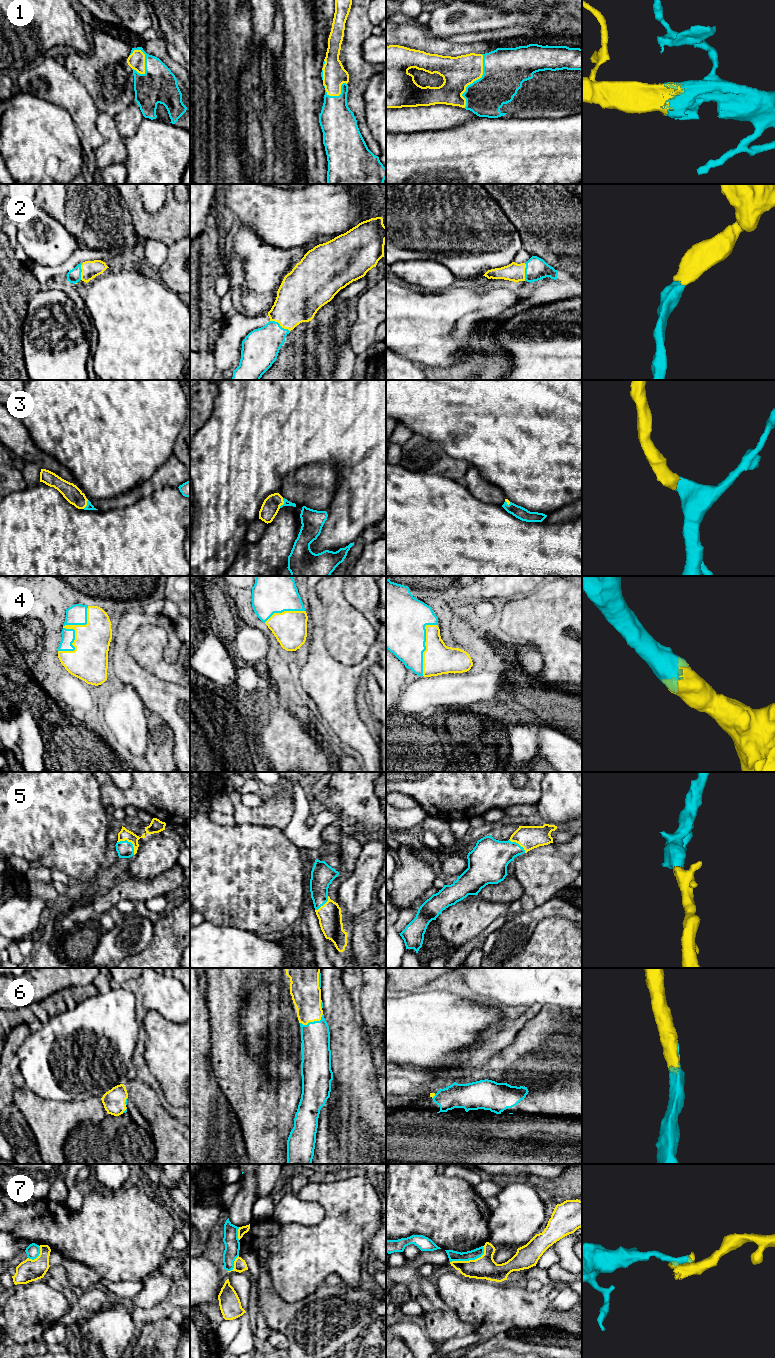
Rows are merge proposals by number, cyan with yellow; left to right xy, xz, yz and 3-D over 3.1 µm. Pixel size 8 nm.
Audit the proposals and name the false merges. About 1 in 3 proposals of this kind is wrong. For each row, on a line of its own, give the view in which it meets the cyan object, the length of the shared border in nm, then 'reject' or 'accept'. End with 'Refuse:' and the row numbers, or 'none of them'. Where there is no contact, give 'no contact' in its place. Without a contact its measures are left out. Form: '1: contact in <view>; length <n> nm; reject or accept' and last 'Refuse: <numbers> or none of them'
1: contact in yz; length 460 nm; accept
2: contact in xz; length 180 nm; accept
3: contact in xz; length 90 nm; accept
4: contact in xy; length 440 nm; accept
5: contact in xy; length 180 nm; accept
6: contact in xz; length 200 nm; accept
7: contact in yz; length 300 nm; reject
Refuse: 7

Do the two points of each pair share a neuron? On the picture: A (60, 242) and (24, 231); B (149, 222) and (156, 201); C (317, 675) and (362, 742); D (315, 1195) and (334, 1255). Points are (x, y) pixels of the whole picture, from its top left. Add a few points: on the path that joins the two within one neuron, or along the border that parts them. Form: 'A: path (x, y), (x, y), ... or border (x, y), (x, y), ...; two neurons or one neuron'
A: path (51, 244), (44, 244), (33, 236); one neuron
B: border (138, 194), (150, 213), (157, 213), (166, 199); two neurons
C: path (334, 692), (338, 711), (346, 725); one neuron
D: path (331, 1208), (334, 1211), (334, 1239); one neuron

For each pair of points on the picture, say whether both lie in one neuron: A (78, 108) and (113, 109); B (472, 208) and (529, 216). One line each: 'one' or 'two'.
A: two
B: two

